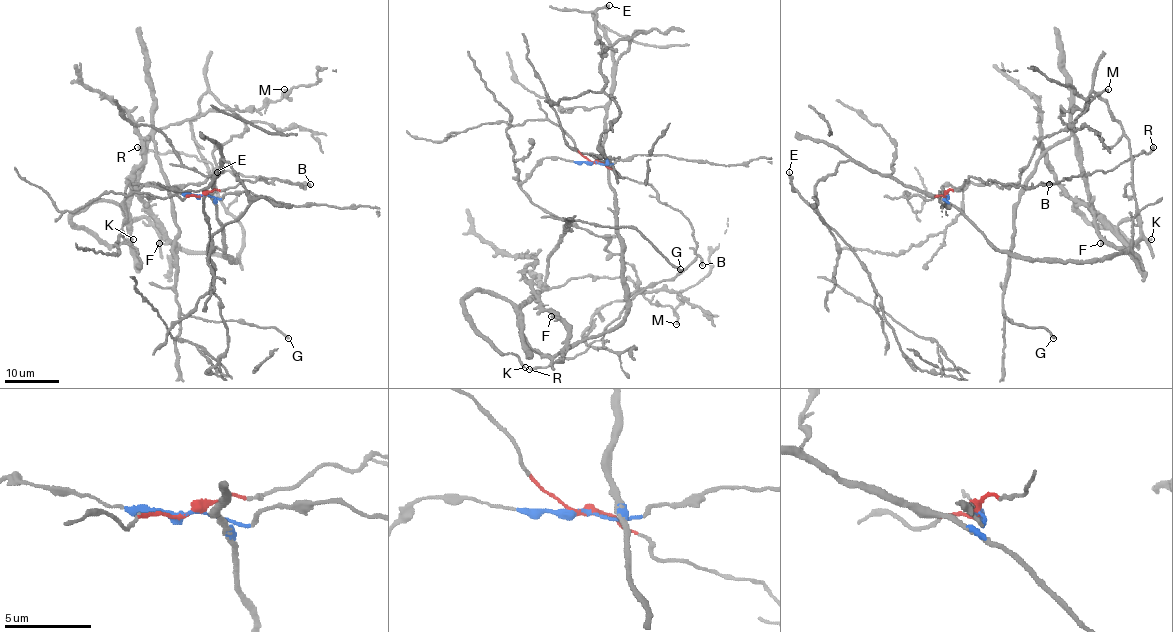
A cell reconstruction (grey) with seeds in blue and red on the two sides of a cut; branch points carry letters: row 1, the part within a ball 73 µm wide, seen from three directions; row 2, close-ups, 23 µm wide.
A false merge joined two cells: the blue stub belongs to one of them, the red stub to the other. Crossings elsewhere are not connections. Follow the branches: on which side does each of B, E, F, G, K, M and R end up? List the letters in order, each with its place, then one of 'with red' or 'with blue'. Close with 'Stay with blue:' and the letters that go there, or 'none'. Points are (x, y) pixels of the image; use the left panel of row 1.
B: place (310, 184); with red
E: place (217, 172); with blue
F: place (159, 243); with blue
G: place (288, 338); with blue
K: place (133, 239); with blue
M: place (284, 89); with blue
R: place (137, 147); with red
Stay with blue: E, F, G, K, M

